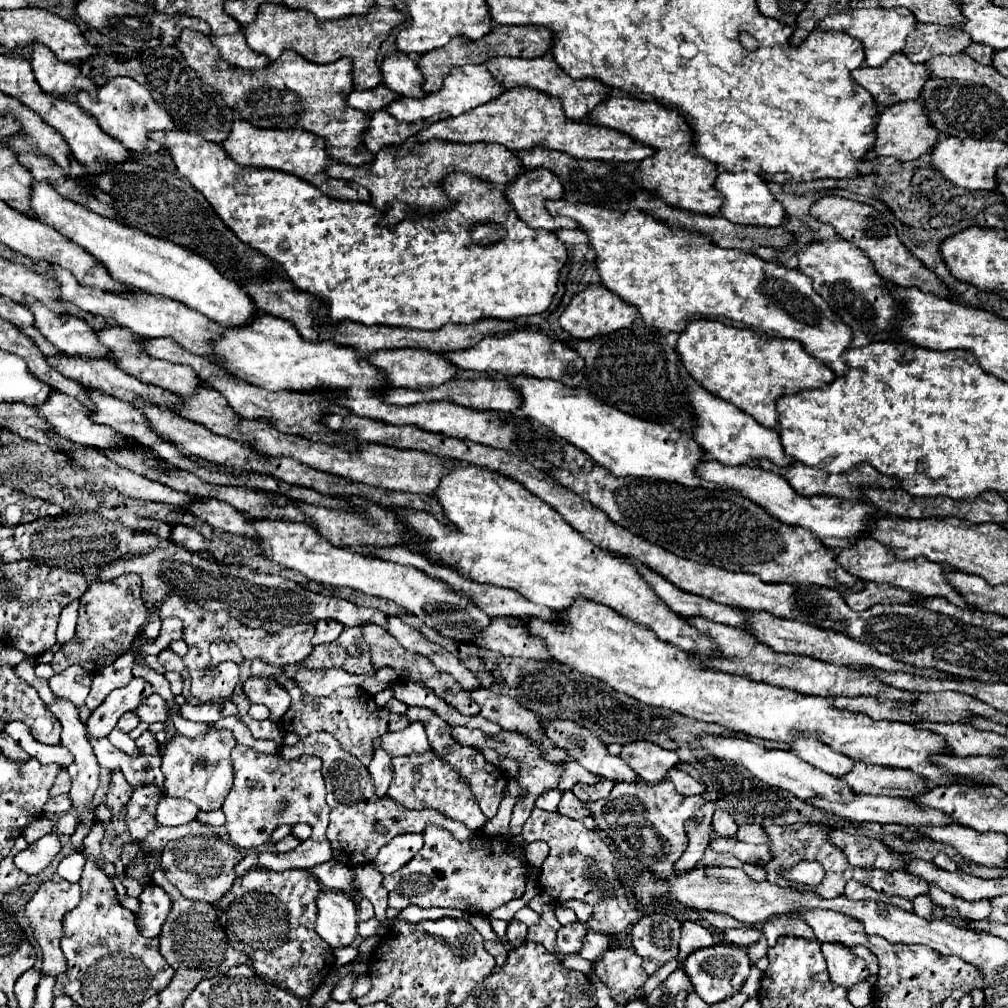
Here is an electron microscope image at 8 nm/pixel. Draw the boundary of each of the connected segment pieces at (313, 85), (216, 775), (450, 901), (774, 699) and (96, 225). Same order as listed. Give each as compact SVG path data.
M184 28L174 44L188 66L222 94L224 102L240 116L248 118L260 128L292 128L300 126L326 140L328 156L344 164L366 164L372 154L360 146L360 130L364 130L366 112L354 110L346 104L346 96L352 92L352 58L340 58L332 64L314 64L304 56L284 50L278 60L270 62L262 70L244 70L226 66L214 50L208 36Z
M210 728L204 738L190 740L176 734L168 744L162 746L162 774L166 796L186 798L200 810L218 810L232 786L232 760L230 750L236 744L228 730Z
M428 826L424 832L424 848L396 874L384 876L382 886L388 890L388 906L394 910L412 904L420 908L460 908L468 914L490 914L494 908L520 898L524 894L524 878L520 874L520 860L512 858L512 846L504 838L484 838L476 832L476 850L468 844L456 842L448 830Z
M576 598L568 610L556 614L556 622L542 622L540 618L528 618L522 622L532 638L546 642L552 660L598 678L616 692L628 694L638 702L664 706L686 714L688 718L714 722L728 730L766 740L792 742L792 738L800 734L820 736L824 744L852 760L890 768L908 768L930 780L934 786L964 782L958 776L944 774L928 760L932 754L944 752L944 738L938 738L938 734L930 734L902 722L872 720L862 712L838 710L820 696L808 696L796 690L756 682L748 676L704 668L676 646L660 642L650 630L632 626L632 622L620 618L612 608L588 598Z
M32 180L30 210L40 222L52 226L56 232L88 250L102 262L108 274L124 286L172 298L224 326L242 326L256 314L256 306L250 296L240 290L236 282L224 278L206 258L162 238L148 236L120 220L100 216L70 198L62 198L48 180Z

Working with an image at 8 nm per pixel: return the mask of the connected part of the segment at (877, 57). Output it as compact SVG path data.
M864 8L864 10L844 10L838 14L830 14L818 22L818 28L838 30L844 32L864 44L864 64L866 66L882 66L894 52L904 48L906 36L914 30L916 18L910 14L908 8Z

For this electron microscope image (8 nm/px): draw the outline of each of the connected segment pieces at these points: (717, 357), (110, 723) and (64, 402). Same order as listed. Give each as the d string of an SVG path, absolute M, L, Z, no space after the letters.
M690 320L686 330L680 332L678 344L676 344L676 352L682 360L682 366L686 368L686 372L708 392L716 394L718 398L738 406L742 412L750 414L756 422L764 424L766 428L776 428L778 426L778 414L776 414L776 398L784 396L784 394L796 394L804 388L816 388L816 386L824 386L828 382L832 382L834 372L818 362L816 358L812 358L796 340L784 340L784 338L772 338L772 336L762 336L756 334L754 330L748 328L734 328L734 326L726 326L722 322L716 320Z
M132 678L132 682L128 686L112 690L104 698L104 702L96 710L92 710L90 718L86 720L86 736L90 740L108 736L112 732L112 728L116 726L120 714L130 712L136 706L140 706L140 700L144 700L152 692L154 690L152 690L150 682L146 682L144 678Z
M52 390L50 396L48 396L48 400L46 400L44 404L36 406L36 414L38 414L40 418L44 418L44 420L52 426L52 430L54 430L56 434L60 434L60 436L64 436L64 438L68 438L68 440L72 440L72 442L76 442L76 444L82 444L82 446L92 446L92 448L104 450L104 448L128 446L128 444L132 442L132 440L128 440L126 436L114 432L112 428L92 422L90 416L88 416L88 408L86 408L80 400L76 400L76 398L72 398L72 396L66 396L66 394L62 394L62 392L58 392L58 390Z

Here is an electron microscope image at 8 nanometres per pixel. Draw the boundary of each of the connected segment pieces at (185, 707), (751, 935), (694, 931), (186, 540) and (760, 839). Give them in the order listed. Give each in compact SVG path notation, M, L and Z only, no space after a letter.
M224 700L224 702L216 702L216 704L198 704L198 706L192 706L192 704L182 704L178 708L178 714L186 720L194 720L194 722L216 722L224 716L230 716L230 714L236 714L236 706L230 702L230 700Z
M742 926L742 928L736 928L736 930L726 930L724 932L724 938L734 944L734 946L740 946L740 948L748 948L752 944L756 944L760 940L762 932L758 928L752 928L752 926Z
M686 920L682 924L682 936L680 936L680 962L684 962L684 958L698 948L706 948L714 944L713 935L710 930L704 926L700 926L698 922Z
M176 524L172 528L172 542L176 546L182 546L188 552L204 552L204 550L208 550L208 540L200 532L196 532L196 530L192 530L192 528L184 526L184 524Z
M740 826L736 838L744 840L744 842L754 842L754 844L766 844L768 842L768 836L764 834L764 830L760 826Z

